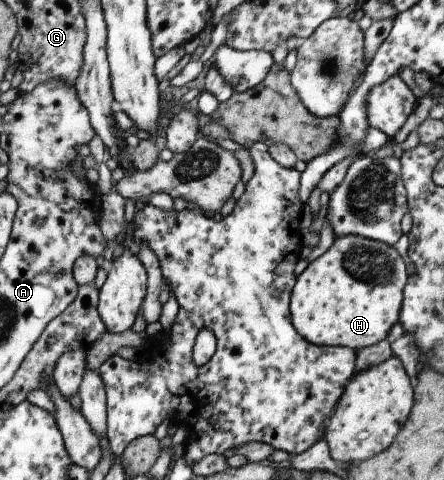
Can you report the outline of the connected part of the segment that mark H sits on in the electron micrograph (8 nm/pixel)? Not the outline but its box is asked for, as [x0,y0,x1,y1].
[288,235,408,351]

